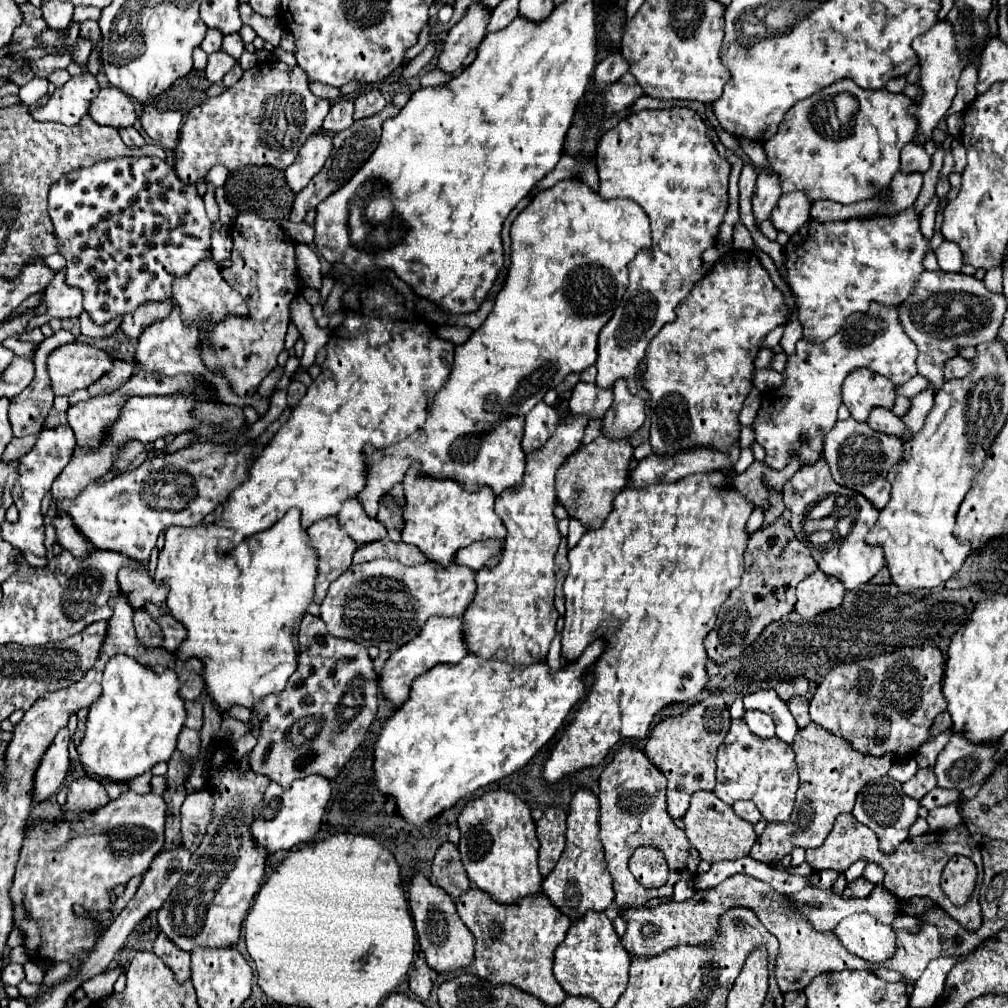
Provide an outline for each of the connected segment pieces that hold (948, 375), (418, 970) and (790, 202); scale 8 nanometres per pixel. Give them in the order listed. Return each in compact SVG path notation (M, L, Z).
M955 356L955 358L947 360L947 362L945 362L945 366L943 366L945 382L947 382L947 380L951 380L951 378L963 378L963 376L967 376L967 372L969 372L969 370L971 370L969 360Z
M419 956L413 964L413 970L409 972L409 988L419 1000L427 1000L431 988L433 988L433 978L431 978L431 968L427 966L425 958Z
M787 192L781 196L777 206L771 212L773 226L787 234L797 232L809 220L811 200L807 192Z

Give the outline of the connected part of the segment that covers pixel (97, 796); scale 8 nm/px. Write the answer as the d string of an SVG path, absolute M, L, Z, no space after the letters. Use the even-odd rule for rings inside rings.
M83 776L71 782L67 802L63 808L73 810L73 812L91 812L107 802L109 802L109 796L103 784L99 780Z

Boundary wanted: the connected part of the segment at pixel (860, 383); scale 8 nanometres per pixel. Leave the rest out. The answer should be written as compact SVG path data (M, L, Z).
M869 368L853 370L843 382L843 404L849 408L851 416L865 422L869 410L875 406L891 408L895 400L895 384Z

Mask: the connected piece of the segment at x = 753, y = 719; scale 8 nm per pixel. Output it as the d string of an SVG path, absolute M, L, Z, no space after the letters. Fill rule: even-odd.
M747 710L745 716L743 716L743 720L747 722L747 726L749 726L749 730L753 734L757 734L761 738L775 736L775 724L773 724L773 720L771 720L769 714L763 714L759 710Z

